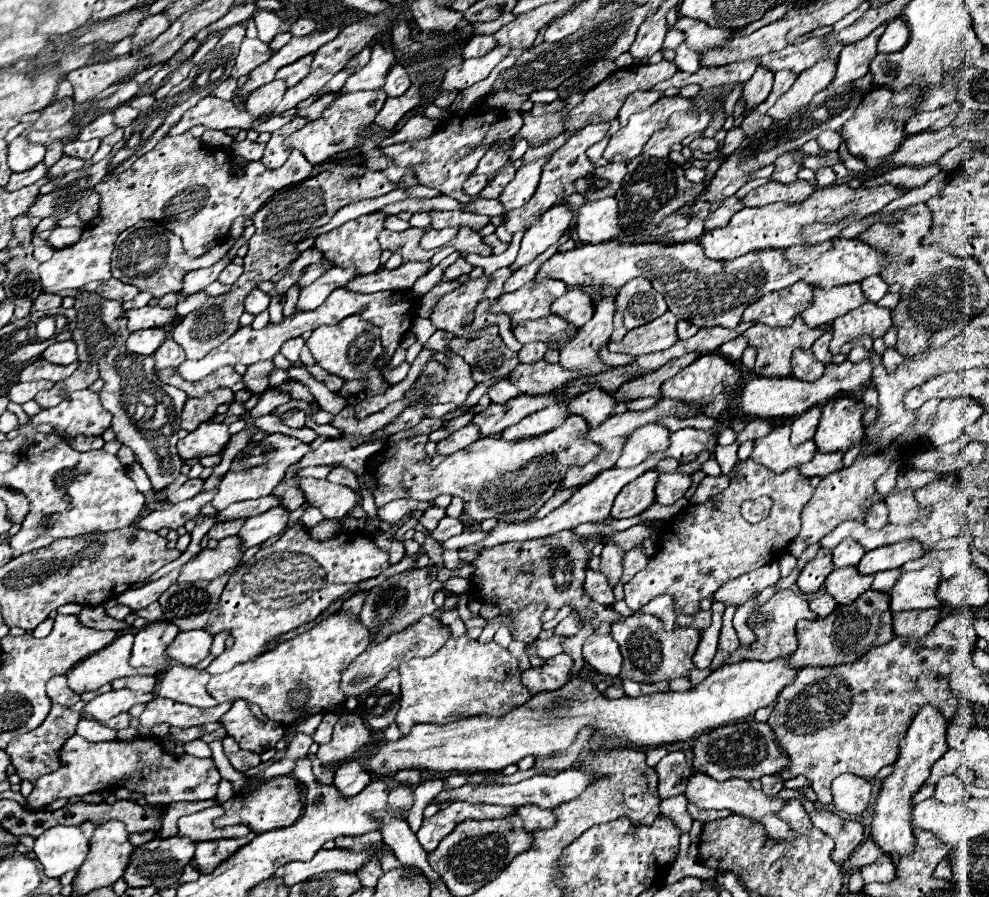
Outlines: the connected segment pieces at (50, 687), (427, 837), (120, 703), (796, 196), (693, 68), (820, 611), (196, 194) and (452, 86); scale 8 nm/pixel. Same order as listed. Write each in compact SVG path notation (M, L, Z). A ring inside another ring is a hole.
M53 676L47 682L47 696L51 698L53 704L63 704L63 706L73 706L75 702L79 702L79 694L75 694L69 684L67 684L67 676Z
M453 802L445 810L439 810L433 818L423 820L417 838L423 846L425 852L433 852L437 844L453 832L453 828L459 822L465 820L483 820L483 818L501 818L501 816L511 816L515 808L505 808L505 806L487 806L487 804L467 804L467 802Z
M111 690L87 702L83 712L91 714L99 722L105 722L121 712L127 712L135 704L149 704L153 698L155 698L153 692L143 694L143 692L131 692L131 690Z
M769 180L765 186L751 190L743 198L743 206L755 208L755 206L767 206L773 202L795 204L795 202L805 200L811 192L813 192L813 186L809 182L803 182L803 180L795 180L791 184L775 184L773 180Z
M681 44L677 50L675 50L675 66L683 72L697 72L699 70L699 54L689 50L687 44Z
M819 592L819 594L809 602L809 606L811 606L811 610L813 610L819 618L825 618L825 616L829 616L829 614L835 610L837 602L835 602L827 592Z
M189 132L181 136L165 136L153 150L137 158L129 170L115 174L107 182L101 182L93 188L99 194L99 214L83 228L81 240L75 246L55 250L53 258L39 266L43 290L59 292L65 288L81 288L83 284L93 280L109 280L112 277L109 260L115 247L115 240L123 230L131 228L139 220L155 220L163 224L167 230L171 230L175 236L183 240L183 248L189 254L201 256L213 246L223 242L237 216L247 216L247 218L253 216L277 190L291 184L299 184L307 180L313 172L313 164L309 164L299 150L293 150L287 162L275 170L267 170L261 161L250 162L245 167L243 176L231 174L231 168L233 168L233 160L227 150L203 148L201 140L193 138Z
M503 46L503 48L493 48L491 52L487 52L485 56L481 58L469 58L469 60L463 60L455 66L451 66L445 76L443 76L443 82L441 82L441 92L461 92L469 86L473 86L475 82L483 80L489 76L489 72L509 54L509 48Z

